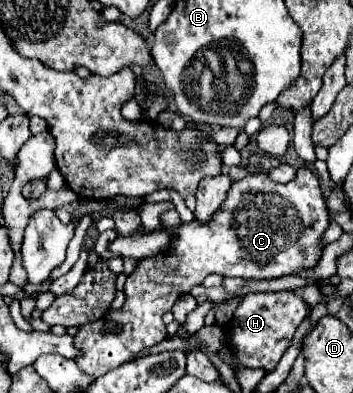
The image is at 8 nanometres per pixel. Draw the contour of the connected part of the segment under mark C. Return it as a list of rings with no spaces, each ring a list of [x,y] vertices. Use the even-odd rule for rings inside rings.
[[[301,167],[293,181],[289,183],[275,183],[265,173],[247,175],[239,181],[235,181],[227,193],[227,199],[223,205],[211,215],[211,221],[189,221],[181,223],[177,227],[167,229],[169,233],[169,247],[153,257],[145,257],[137,261],[135,271],[125,281],[125,303],[121,309],[107,309],[107,313],[99,321],[91,321],[83,327],[79,327],[75,339],[75,349],[79,349],[79,357],[73,361],[77,367],[89,375],[89,377],[101,377],[103,373],[137,359],[143,351],[149,347],[161,343],[167,339],[167,327],[163,323],[163,313],[171,311],[173,303],[191,291],[191,287],[201,285],[203,279],[211,273],[223,275],[223,277],[245,277],[245,279],[277,279],[283,275],[291,275],[299,269],[309,269],[319,263],[321,249],[319,241],[323,231],[329,225],[329,213],[325,207],[325,199],[321,193],[319,177],[307,169]],[[107,323],[115,323],[115,333],[107,333]]]

